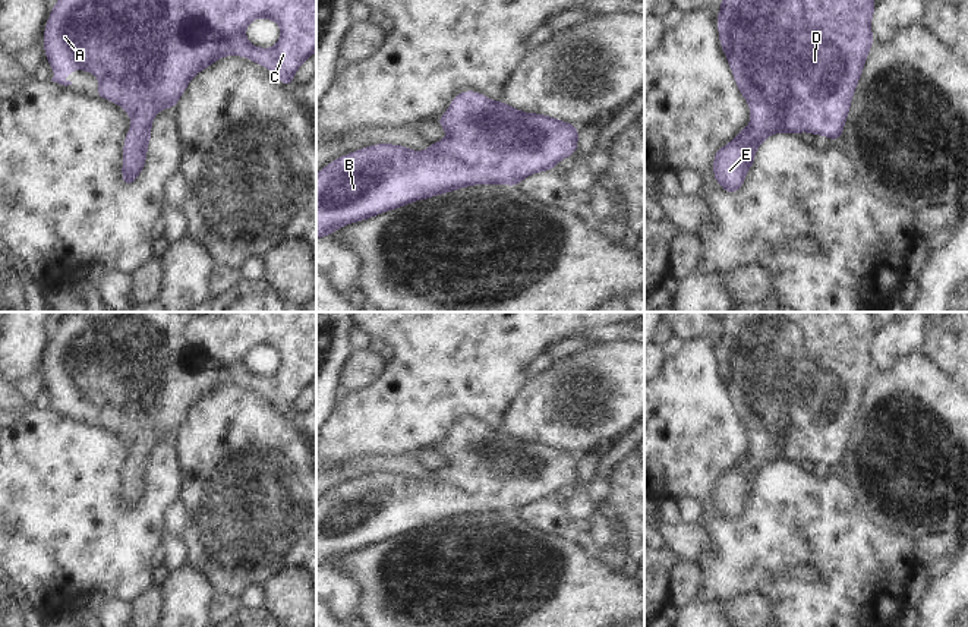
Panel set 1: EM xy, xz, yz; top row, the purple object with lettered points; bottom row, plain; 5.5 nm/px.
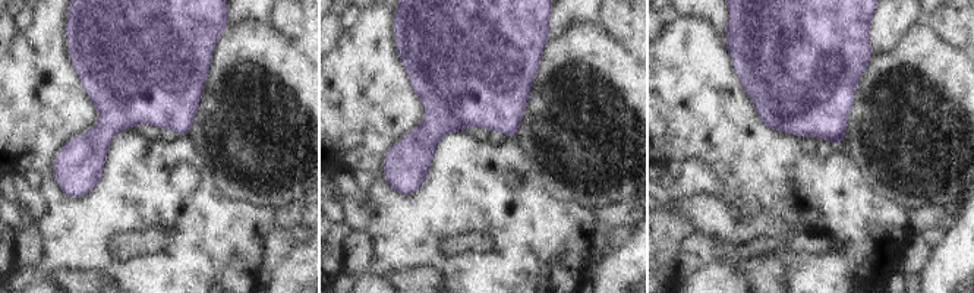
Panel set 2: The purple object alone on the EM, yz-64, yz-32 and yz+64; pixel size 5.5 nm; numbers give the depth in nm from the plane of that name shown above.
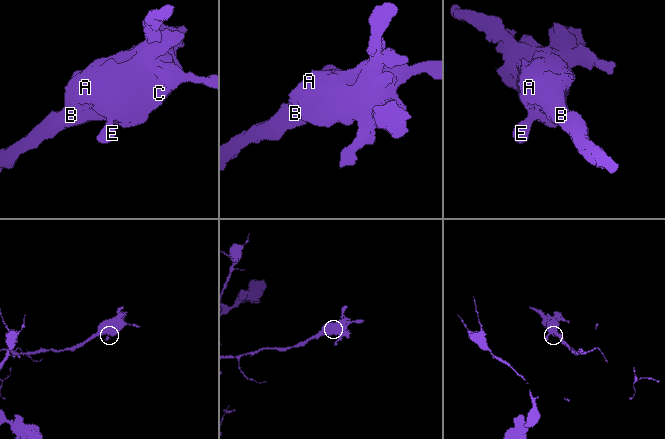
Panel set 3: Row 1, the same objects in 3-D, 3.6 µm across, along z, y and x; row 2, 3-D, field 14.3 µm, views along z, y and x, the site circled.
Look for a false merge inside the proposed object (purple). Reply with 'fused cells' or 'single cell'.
single cell

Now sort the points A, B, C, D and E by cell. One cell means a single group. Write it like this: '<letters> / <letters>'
A B C D E

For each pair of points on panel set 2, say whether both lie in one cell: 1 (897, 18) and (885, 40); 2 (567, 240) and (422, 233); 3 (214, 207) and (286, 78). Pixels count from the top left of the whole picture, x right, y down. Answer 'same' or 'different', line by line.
1: same
2: same
3: different

